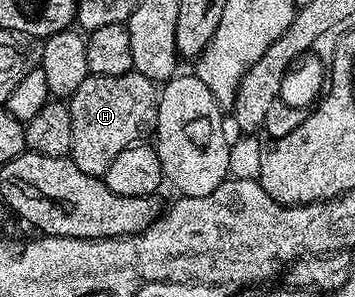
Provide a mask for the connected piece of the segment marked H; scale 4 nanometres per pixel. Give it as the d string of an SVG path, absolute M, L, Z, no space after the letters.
M134 72L119 76L97 76L88 74L80 86L70 94L71 119L73 120L73 144L70 159L81 168L81 172L102 176L109 164L117 156L117 152L125 152L125 148L142 143L146 134L150 135L155 128L159 111L160 91L156 83L145 76Z

